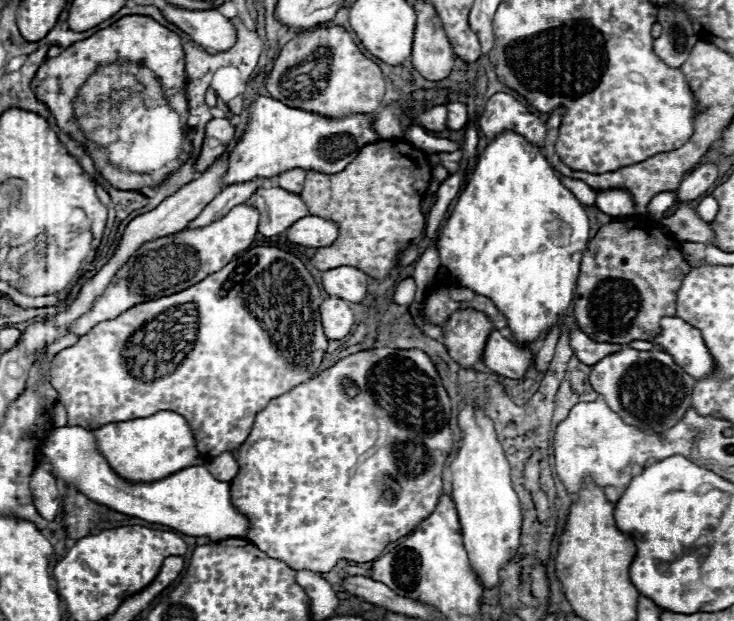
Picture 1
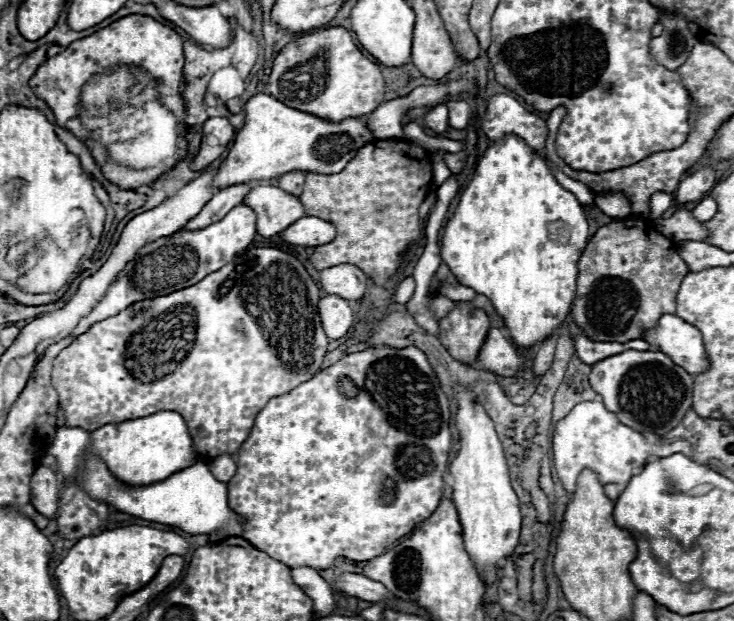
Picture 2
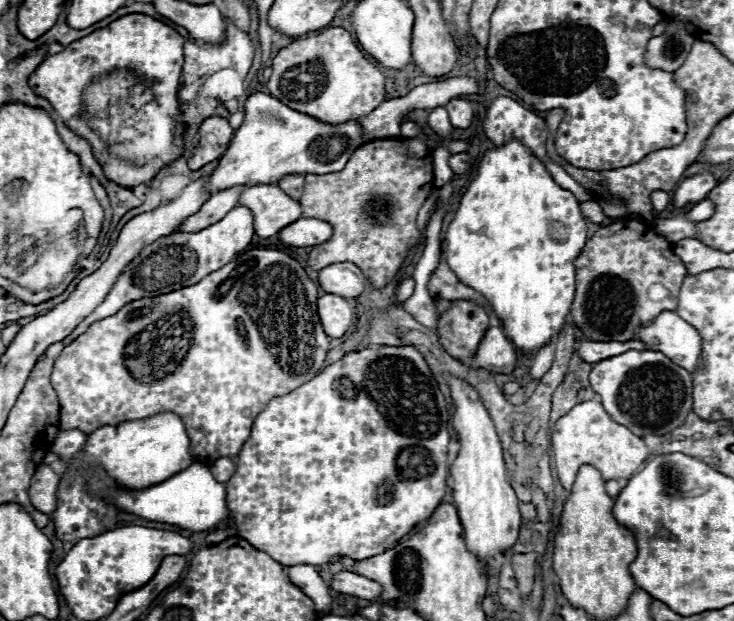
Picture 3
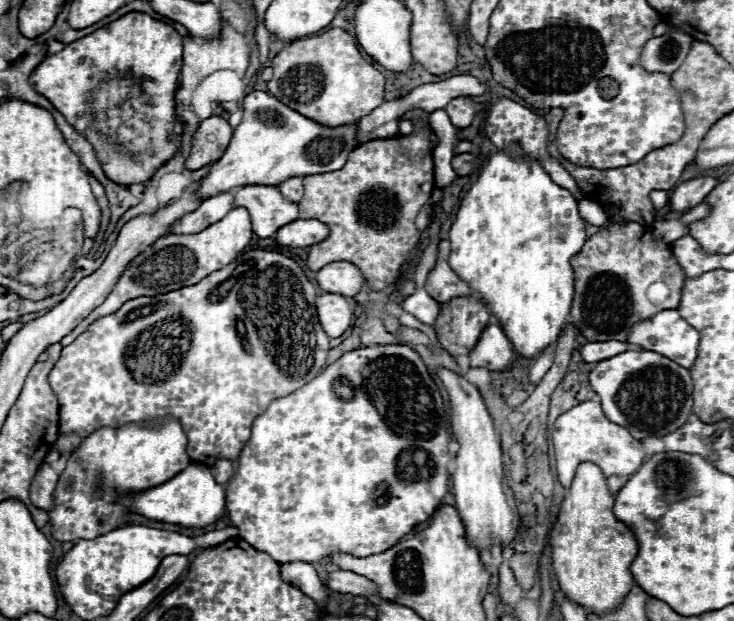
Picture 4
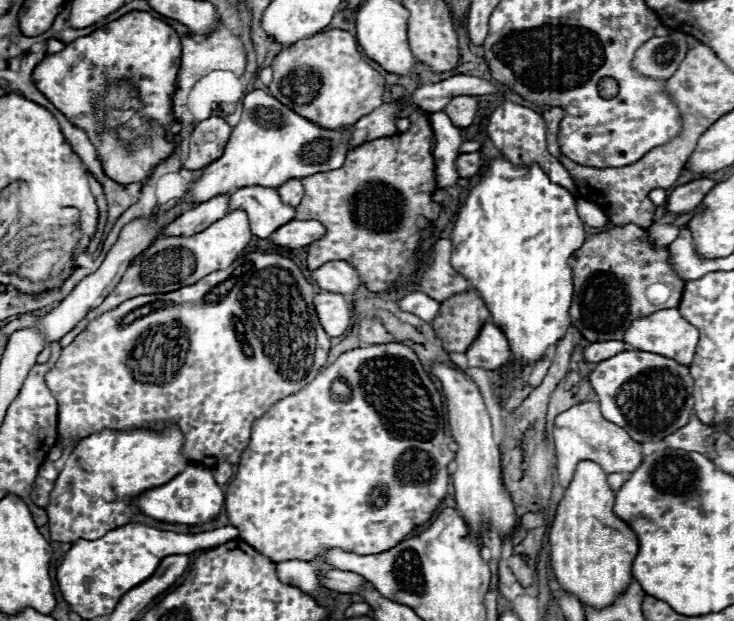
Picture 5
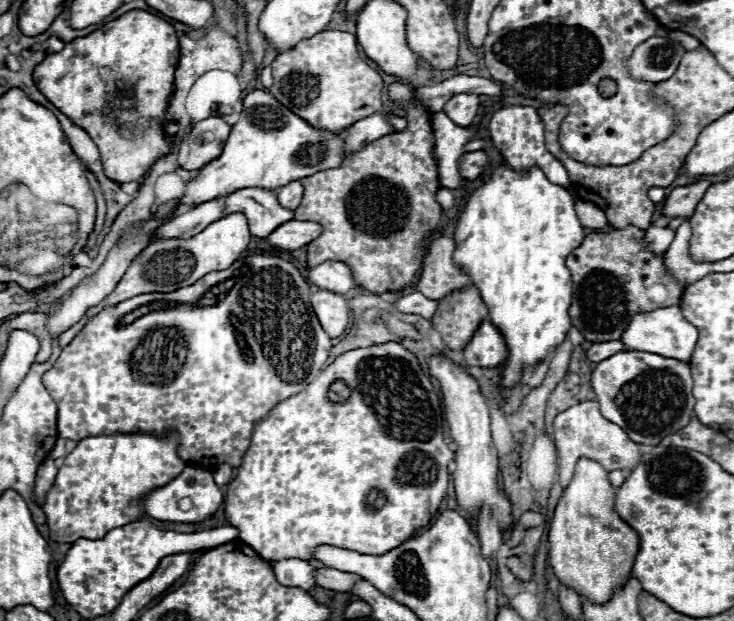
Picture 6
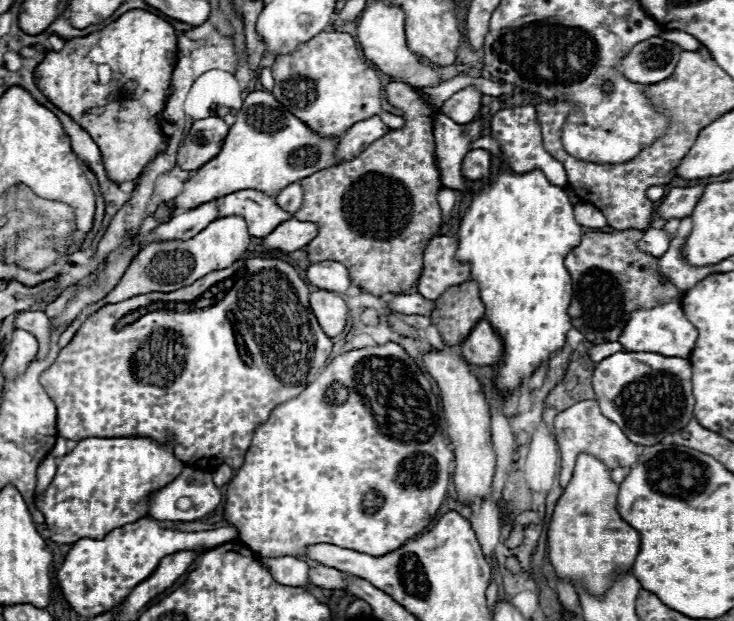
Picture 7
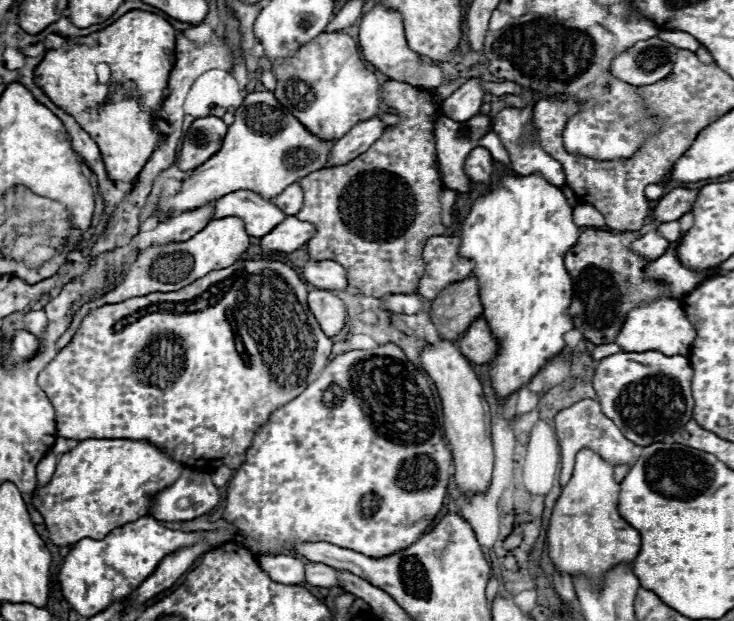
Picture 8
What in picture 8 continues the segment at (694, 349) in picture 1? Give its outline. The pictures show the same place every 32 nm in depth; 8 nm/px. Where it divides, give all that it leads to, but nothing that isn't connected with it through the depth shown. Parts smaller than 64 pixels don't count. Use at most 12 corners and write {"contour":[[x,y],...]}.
{"contour":[[660,296],[628,312],[624,352],[688,356],[696,330],[682,302]]}

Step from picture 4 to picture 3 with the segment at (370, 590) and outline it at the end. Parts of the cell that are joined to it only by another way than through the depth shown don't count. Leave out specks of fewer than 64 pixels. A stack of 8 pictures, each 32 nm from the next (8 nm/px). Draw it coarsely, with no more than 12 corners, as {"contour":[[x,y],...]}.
{"contour":[[332,574],[330,588],[342,594],[376,600],[378,582],[360,574]]}

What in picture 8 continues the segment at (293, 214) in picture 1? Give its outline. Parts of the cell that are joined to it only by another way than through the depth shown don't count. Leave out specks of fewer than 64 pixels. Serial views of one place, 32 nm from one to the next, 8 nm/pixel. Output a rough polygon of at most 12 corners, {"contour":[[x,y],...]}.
{"contour":[[250,190],[218,198],[212,218],[240,216],[246,232],[266,236],[286,214]]}

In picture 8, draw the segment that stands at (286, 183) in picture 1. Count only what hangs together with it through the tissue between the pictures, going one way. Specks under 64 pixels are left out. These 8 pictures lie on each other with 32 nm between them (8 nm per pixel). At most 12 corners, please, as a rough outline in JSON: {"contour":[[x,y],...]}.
{"contour":[[296,182],[274,198],[278,208],[294,216],[304,192]]}

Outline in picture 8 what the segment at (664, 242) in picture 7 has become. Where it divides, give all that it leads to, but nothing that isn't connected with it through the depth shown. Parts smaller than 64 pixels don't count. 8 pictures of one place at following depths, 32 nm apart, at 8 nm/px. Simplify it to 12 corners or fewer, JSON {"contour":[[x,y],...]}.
{"contour":[[654,232],[632,242],[632,250],[648,260],[660,258],[668,242]]}

